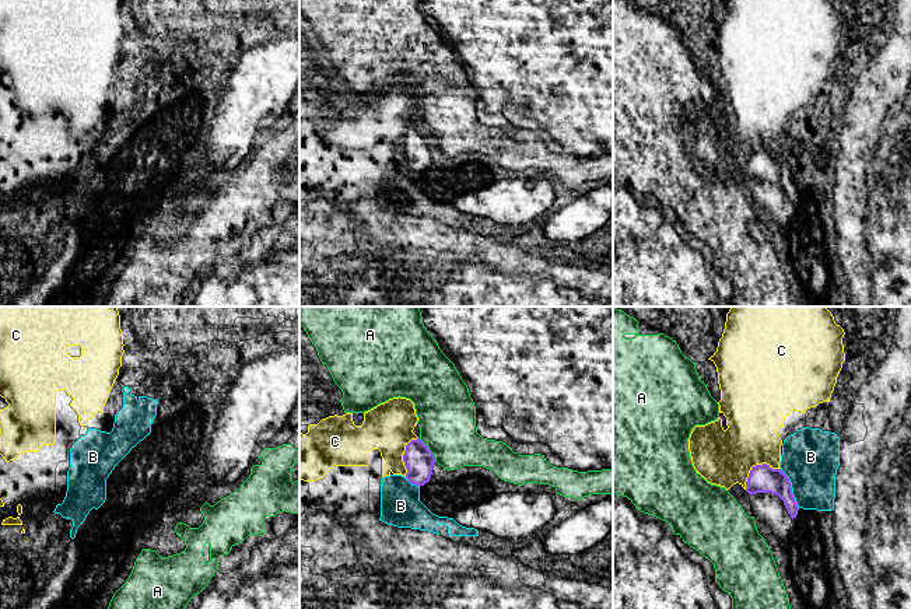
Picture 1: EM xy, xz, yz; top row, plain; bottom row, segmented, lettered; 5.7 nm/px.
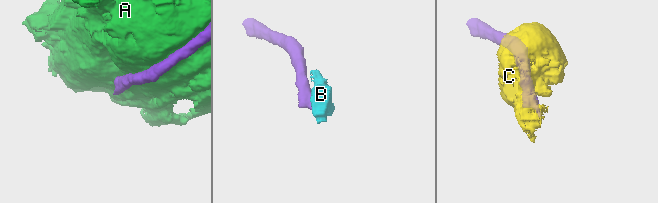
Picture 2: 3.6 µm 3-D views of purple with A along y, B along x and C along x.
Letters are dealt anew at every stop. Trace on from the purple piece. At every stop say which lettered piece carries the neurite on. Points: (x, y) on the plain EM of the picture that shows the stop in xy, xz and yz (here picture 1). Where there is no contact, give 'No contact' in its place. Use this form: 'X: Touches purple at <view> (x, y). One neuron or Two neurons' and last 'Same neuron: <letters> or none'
A: Touches purple at xz (428, 136). Two neurons
B: Touches purple at yz (791, 175). Two neurons
C: Touches purple at yz (756, 151). Two neurons
Same neuron: none

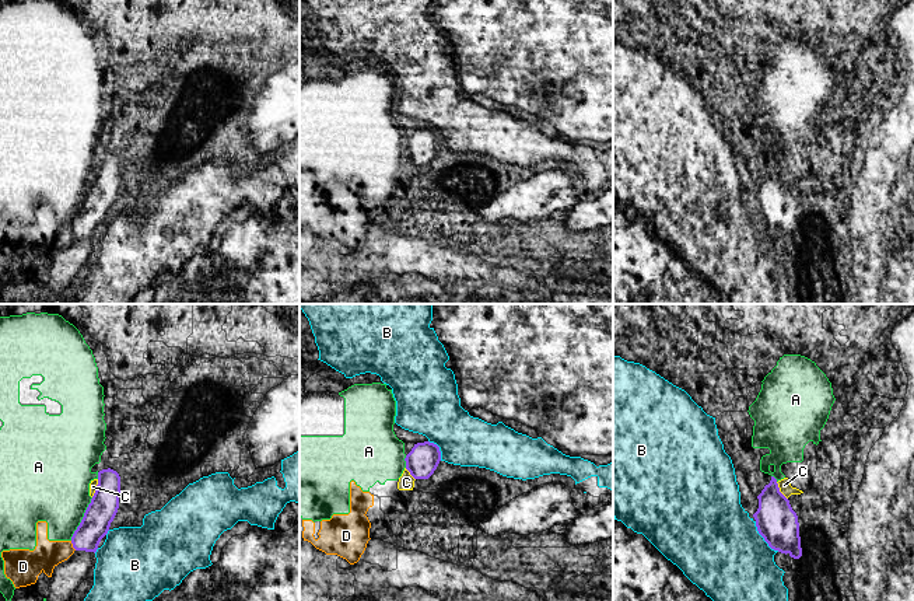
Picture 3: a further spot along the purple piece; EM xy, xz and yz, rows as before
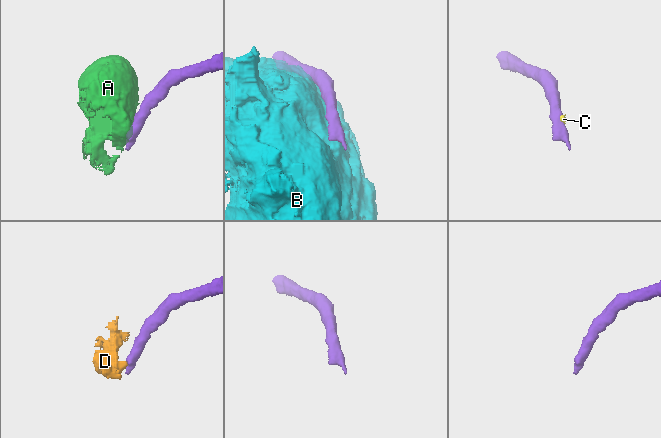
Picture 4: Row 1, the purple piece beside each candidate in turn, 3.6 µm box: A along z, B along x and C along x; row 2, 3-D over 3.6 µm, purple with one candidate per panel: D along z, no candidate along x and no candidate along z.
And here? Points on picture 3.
A: Touches purple at xy (83, 205). Two neurons
B: Touches purple at yz (763, 223). Two neurons
C: Touches purple at yz (778, 177). Two neurons
D: Touches purple at xy (73, 231). Two neurons
Same neuron: none

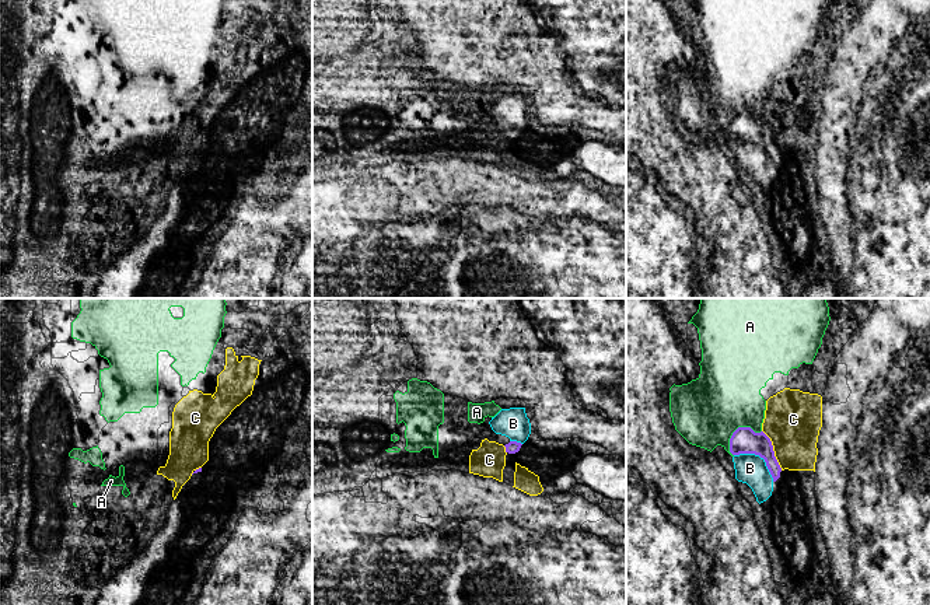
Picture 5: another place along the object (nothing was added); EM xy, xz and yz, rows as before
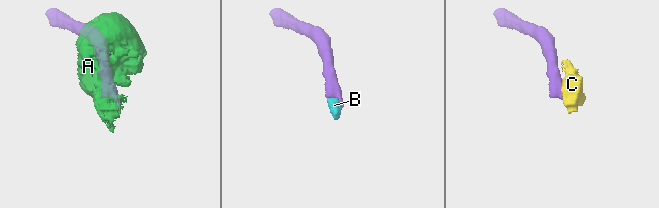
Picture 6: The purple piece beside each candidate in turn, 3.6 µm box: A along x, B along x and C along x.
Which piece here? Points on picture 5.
A: Touches purple at yz (737, 115). Two neurons
B: Touches purple at yz (759, 142). One neuron
C: Touches purple at yz (772, 136). Two neurons
Same neuron: B

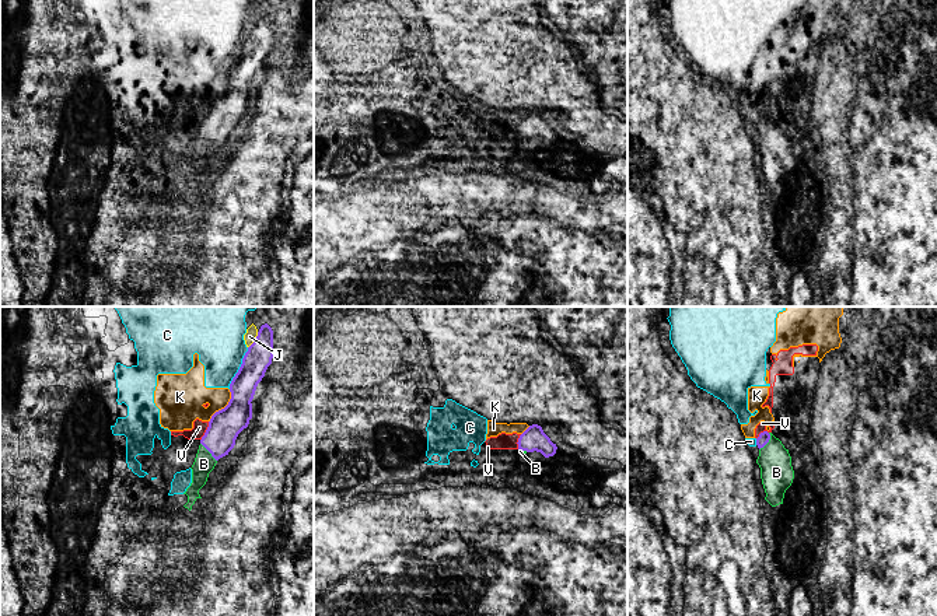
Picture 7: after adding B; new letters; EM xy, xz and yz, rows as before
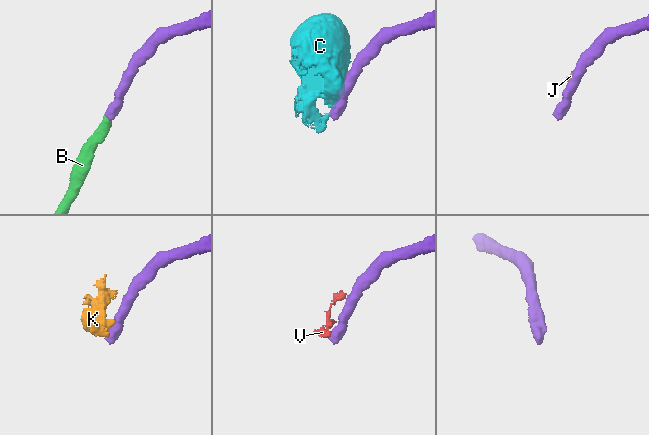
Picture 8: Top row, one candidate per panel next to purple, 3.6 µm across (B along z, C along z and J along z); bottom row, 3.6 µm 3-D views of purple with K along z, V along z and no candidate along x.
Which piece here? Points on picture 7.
B: Touches purple at yz (768, 128). One neuron
C: Touches purple at xy (240, 55). Two neurons
J: Touches purple at xy (255, 27). Two neurons
K: Touches purple at xy (224, 94). Two neurons
V: Touches purple at xy (206, 118). Two neurons
Same neuron: B

